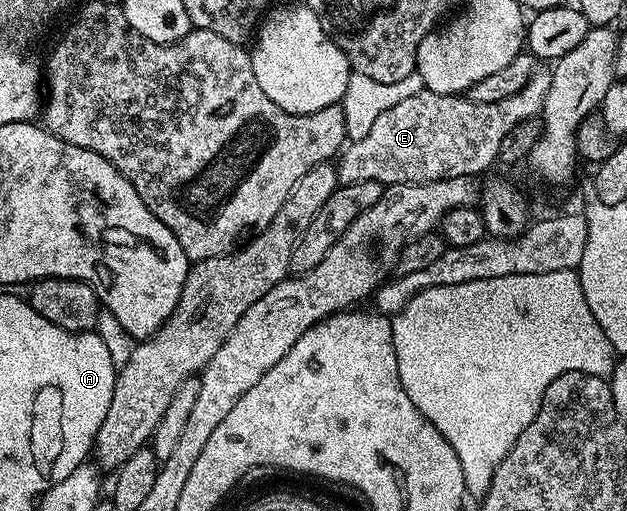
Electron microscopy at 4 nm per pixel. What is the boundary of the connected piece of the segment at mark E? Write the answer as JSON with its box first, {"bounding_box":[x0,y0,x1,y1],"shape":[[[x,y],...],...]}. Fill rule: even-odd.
{"bounding_box":[338,70,551,186],"shape":[[[538,70],[532,75],[530,82],[522,90],[518,90],[518,94],[502,98],[502,102],[474,102],[463,95],[443,96],[427,90],[405,98],[398,102],[398,106],[390,106],[390,110],[384,111],[374,121],[374,127],[366,133],[366,138],[353,140],[343,149],[338,160],[340,184],[353,184],[355,180],[373,180],[387,186],[425,184],[459,176],[479,177],[479,172],[484,172],[491,164],[497,163],[502,138],[506,137],[518,122],[543,113],[546,94],[550,94],[551,77],[551,71]]]}

